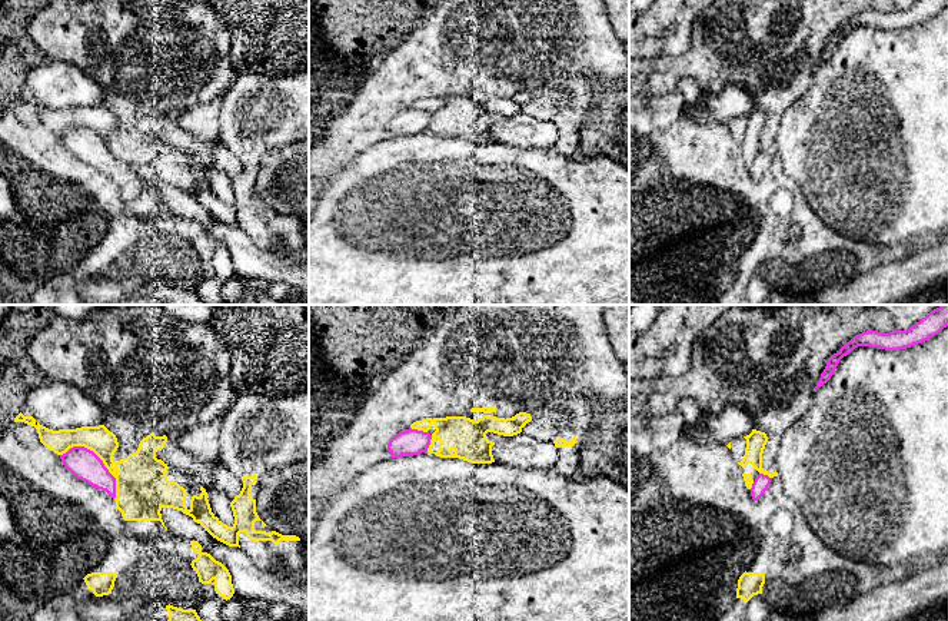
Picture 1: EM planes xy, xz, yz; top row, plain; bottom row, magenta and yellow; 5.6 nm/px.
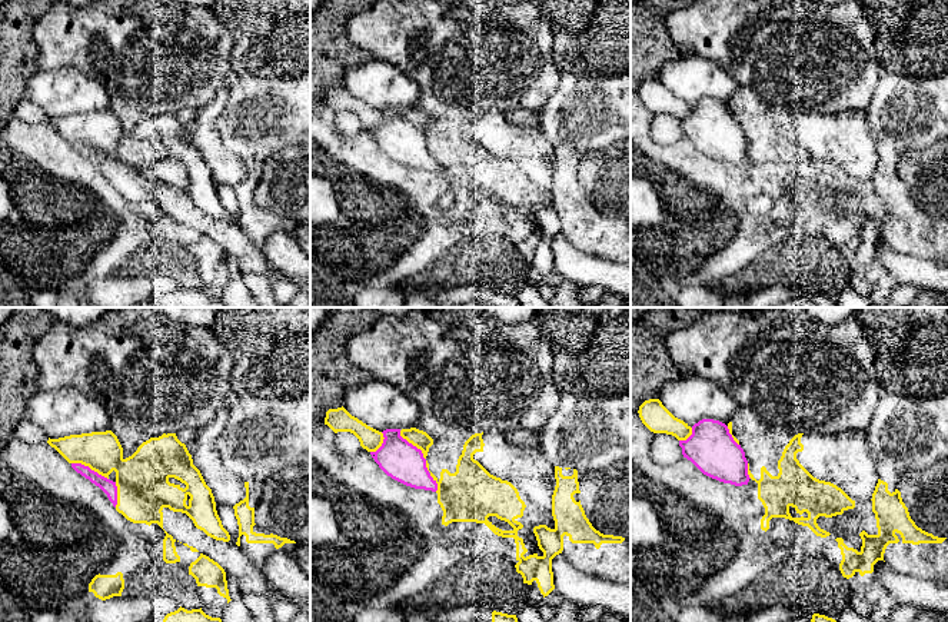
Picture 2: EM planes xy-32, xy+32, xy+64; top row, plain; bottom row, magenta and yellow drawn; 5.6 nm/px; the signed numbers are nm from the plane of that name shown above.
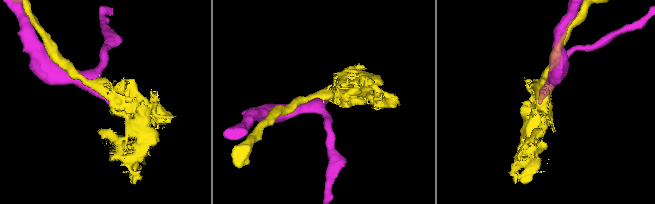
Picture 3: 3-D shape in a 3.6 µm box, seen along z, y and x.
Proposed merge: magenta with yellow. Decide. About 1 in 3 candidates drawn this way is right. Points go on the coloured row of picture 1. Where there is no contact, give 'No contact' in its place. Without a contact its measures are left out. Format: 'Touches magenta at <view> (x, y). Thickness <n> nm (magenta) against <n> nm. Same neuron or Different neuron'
Touches magenta at xy (100, 460). Thickness 170 nm (magenta) against 280 nm. Same neuron

